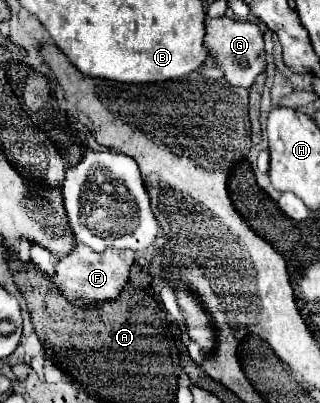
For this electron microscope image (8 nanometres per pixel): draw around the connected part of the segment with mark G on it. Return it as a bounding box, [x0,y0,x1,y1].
[205,18,265,88]

